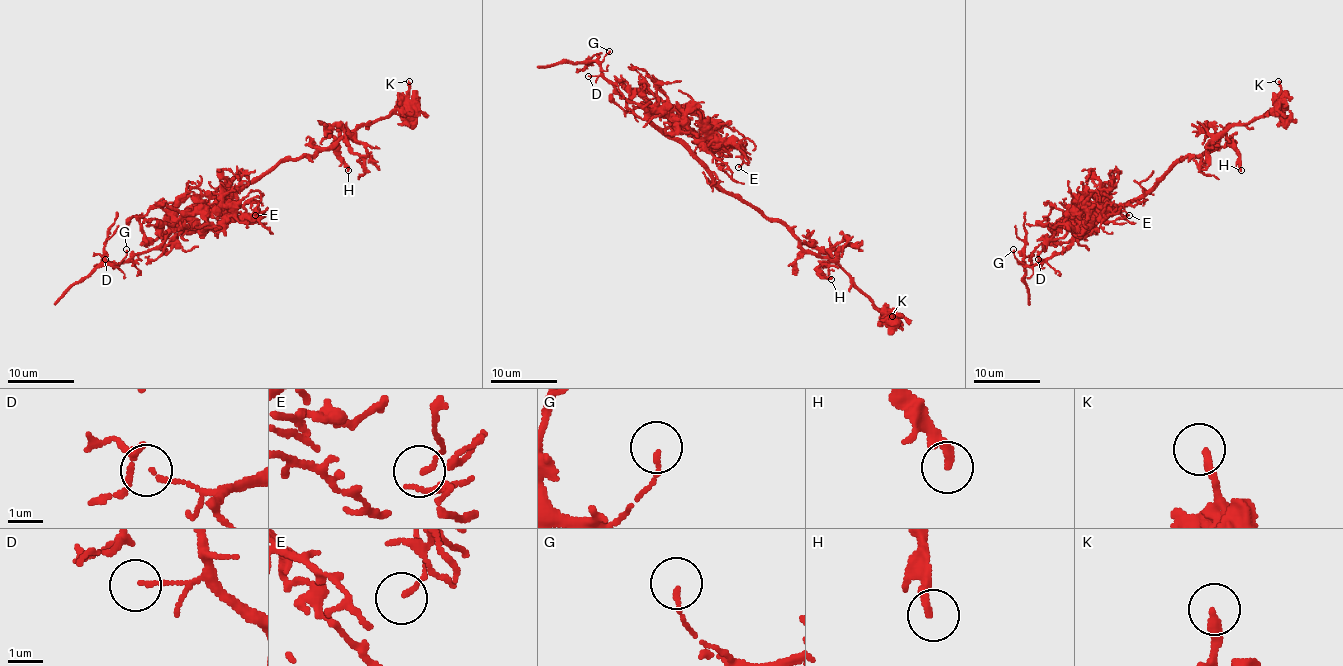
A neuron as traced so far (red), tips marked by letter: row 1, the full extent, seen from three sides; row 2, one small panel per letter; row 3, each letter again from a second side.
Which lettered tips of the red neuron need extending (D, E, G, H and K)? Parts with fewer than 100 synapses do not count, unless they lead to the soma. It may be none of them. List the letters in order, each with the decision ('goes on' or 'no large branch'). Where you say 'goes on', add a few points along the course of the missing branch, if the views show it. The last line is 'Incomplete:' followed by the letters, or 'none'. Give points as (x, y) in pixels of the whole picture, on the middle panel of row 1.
D: no large branch
E: no large branch
G: no large branch
H: no large branch
K: no large branch
Incomplete: none

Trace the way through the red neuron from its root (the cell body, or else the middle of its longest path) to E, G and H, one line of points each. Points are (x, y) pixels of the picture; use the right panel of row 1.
E: (1147, 190), (1112, 211), (1104, 211), (1081, 236), (1074, 233), (1073, 211), (1114, 203), (1129, 215)
G: (1147, 190), (1112, 211), (1104, 211), (1068, 248), (1036, 264), (1023, 264), (1017, 259), (1013, 249)
H: (1147, 190), (1178, 160), (1207, 154), (1216, 144), (1223, 129), (1225, 137), (1238, 155), (1241, 170)

